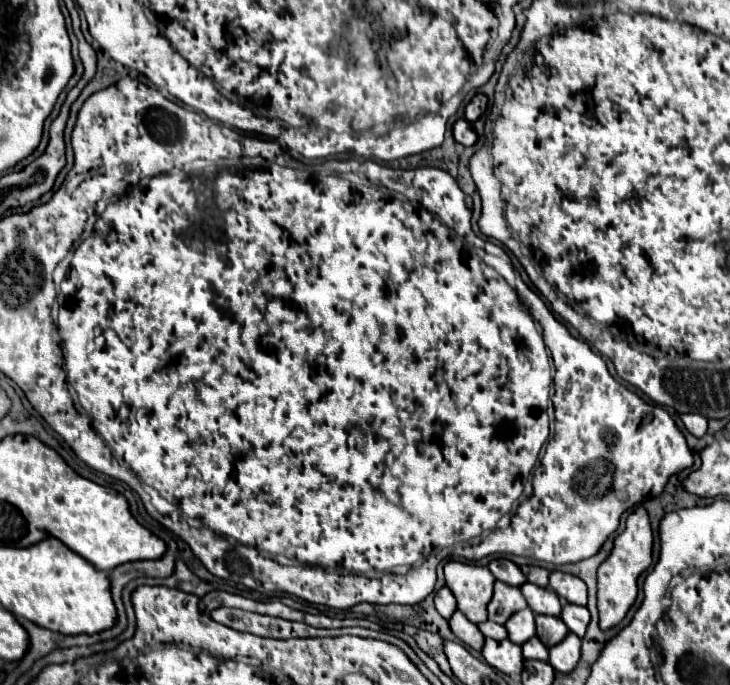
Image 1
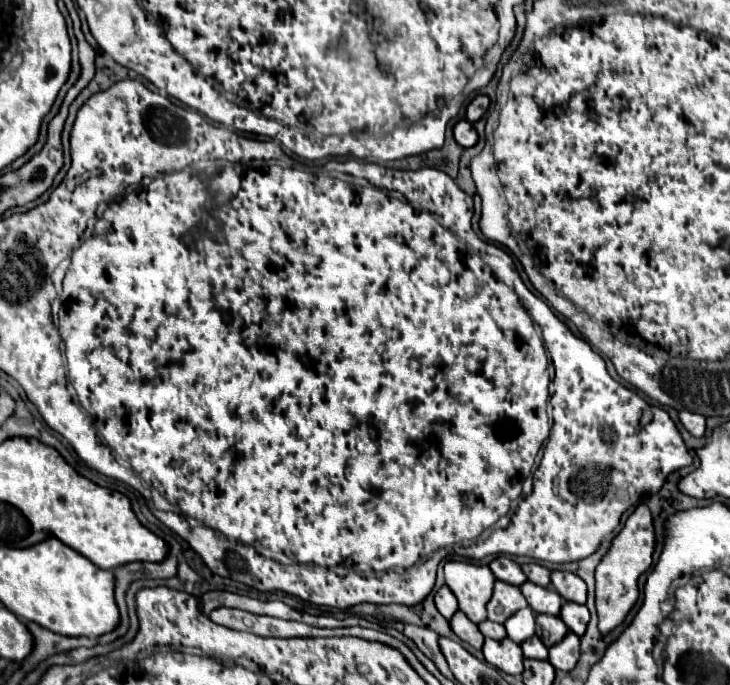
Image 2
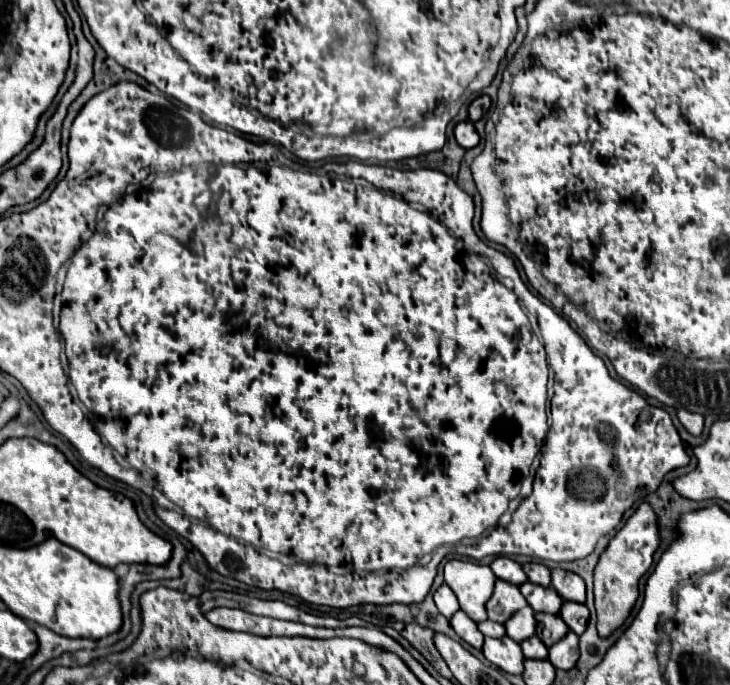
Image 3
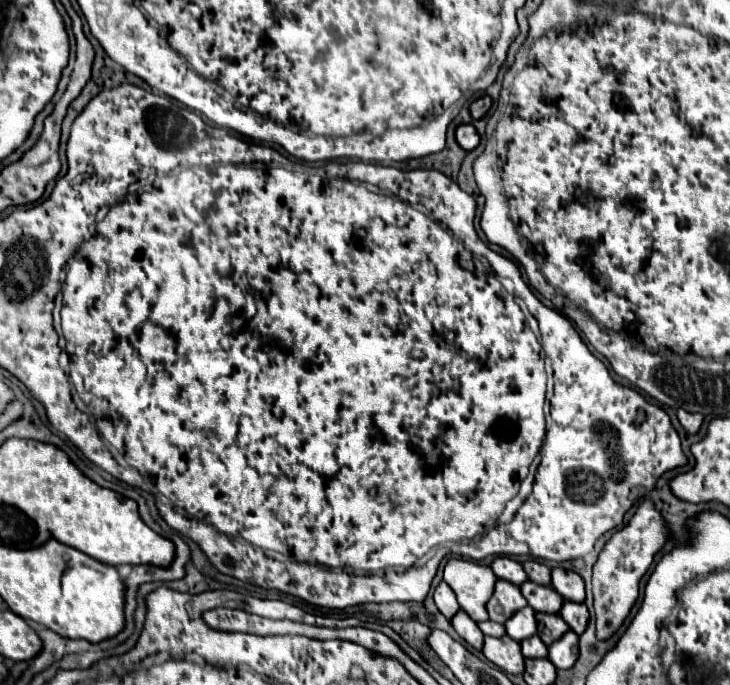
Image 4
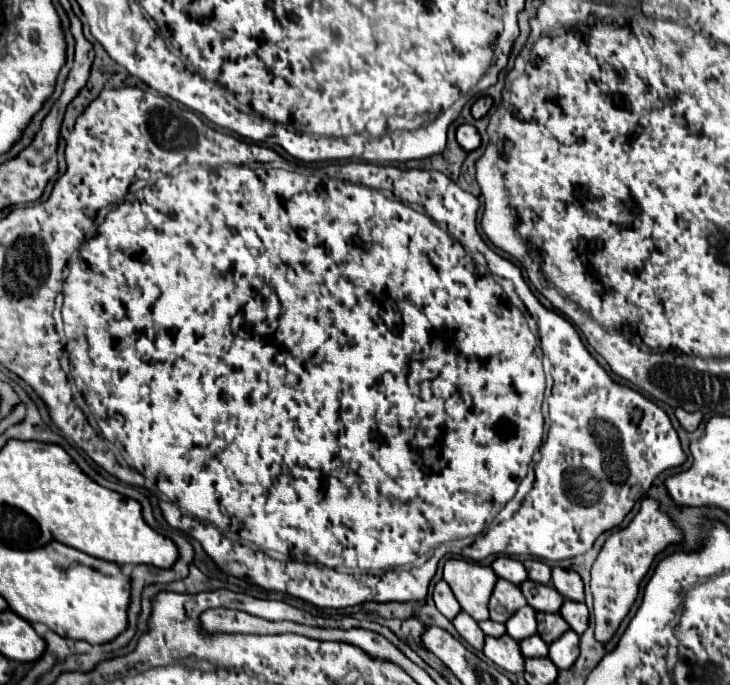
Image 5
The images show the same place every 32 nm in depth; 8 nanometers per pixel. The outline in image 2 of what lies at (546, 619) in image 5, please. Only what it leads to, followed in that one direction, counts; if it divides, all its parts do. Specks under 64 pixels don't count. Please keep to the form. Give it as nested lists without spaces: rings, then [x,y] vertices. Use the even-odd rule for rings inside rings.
[[[536,614],[536,636],[550,648],[568,634],[568,626],[558,616]]]

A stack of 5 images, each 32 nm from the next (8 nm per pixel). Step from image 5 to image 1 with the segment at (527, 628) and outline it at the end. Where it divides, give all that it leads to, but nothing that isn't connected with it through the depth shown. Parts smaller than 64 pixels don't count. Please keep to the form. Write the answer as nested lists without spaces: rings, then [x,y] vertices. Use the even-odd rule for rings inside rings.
[[[524,608],[516,614],[512,614],[508,618],[508,622],[504,624],[508,630],[508,638],[516,644],[524,644],[528,642],[534,634],[536,634],[536,626],[534,626],[534,612],[530,608]]]

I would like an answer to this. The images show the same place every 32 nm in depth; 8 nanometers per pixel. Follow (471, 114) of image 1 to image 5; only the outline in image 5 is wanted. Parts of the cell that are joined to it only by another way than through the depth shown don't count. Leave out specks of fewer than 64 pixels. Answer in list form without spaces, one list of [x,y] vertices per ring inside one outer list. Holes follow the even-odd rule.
[[[482,96],[482,98],[478,98],[478,100],[472,104],[472,116],[478,120],[478,118],[484,117],[491,107],[492,98],[490,98],[490,96]]]

